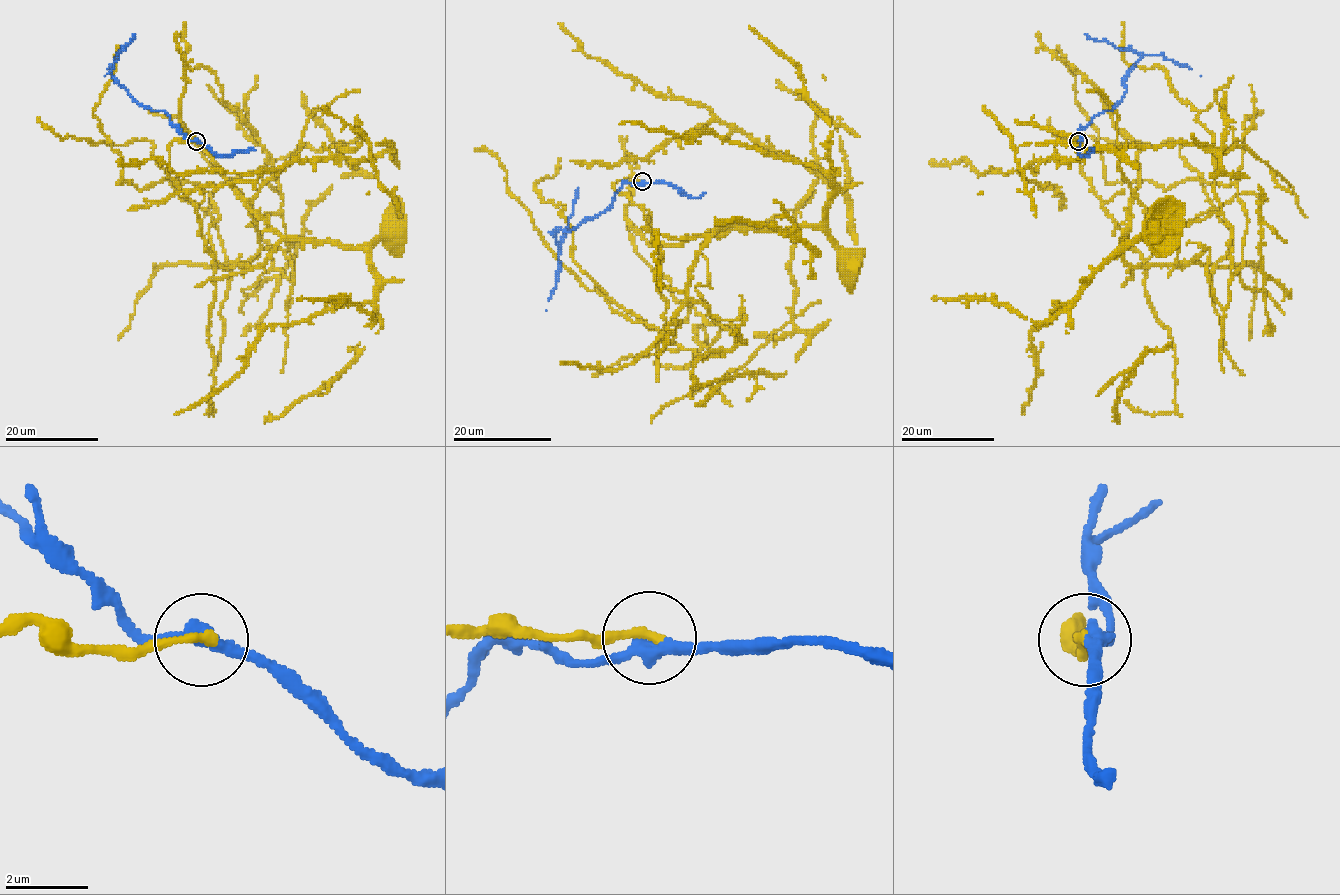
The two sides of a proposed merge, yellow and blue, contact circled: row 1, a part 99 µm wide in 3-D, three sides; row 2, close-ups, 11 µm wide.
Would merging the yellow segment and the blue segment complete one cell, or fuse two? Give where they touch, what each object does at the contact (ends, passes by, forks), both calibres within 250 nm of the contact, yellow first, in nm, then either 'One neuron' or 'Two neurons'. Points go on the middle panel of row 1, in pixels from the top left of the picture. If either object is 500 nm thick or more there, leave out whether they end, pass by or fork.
Place: (642, 181). At the ring yellow ends. At the ring blue passes by. Thickness 240 nm (yellow) against 320 nm. Two neurons

